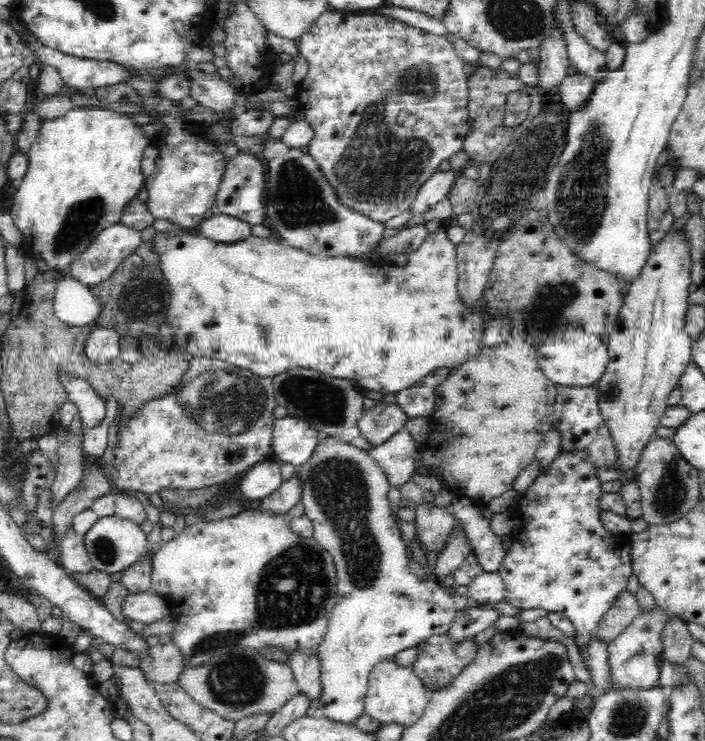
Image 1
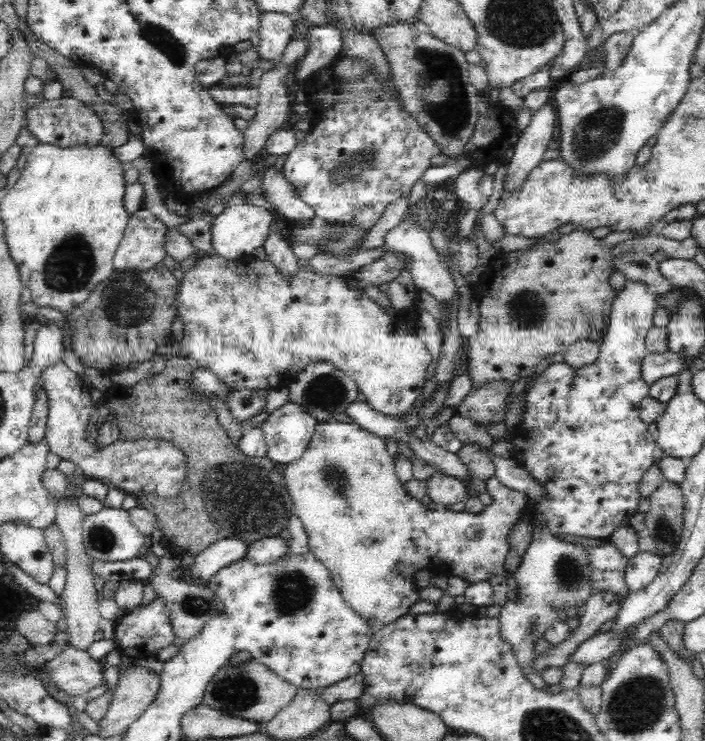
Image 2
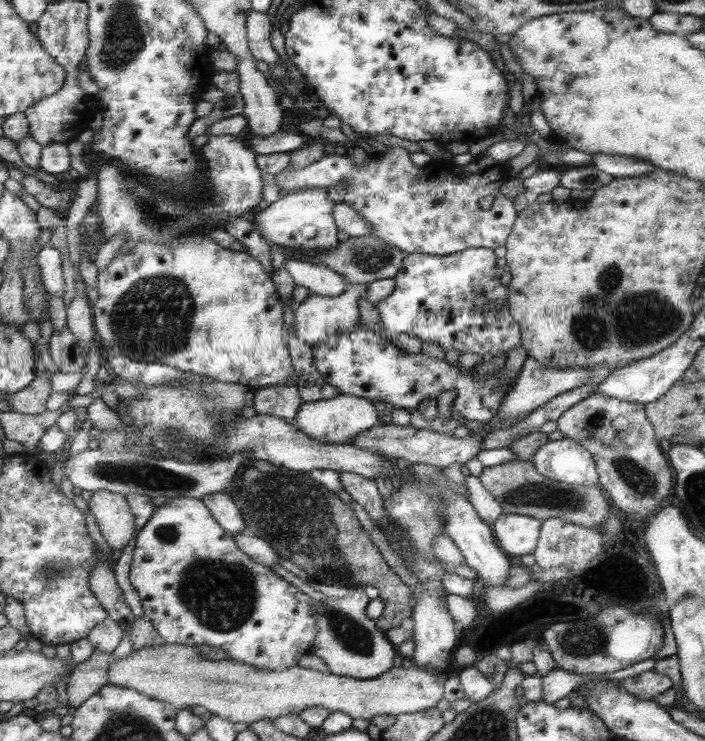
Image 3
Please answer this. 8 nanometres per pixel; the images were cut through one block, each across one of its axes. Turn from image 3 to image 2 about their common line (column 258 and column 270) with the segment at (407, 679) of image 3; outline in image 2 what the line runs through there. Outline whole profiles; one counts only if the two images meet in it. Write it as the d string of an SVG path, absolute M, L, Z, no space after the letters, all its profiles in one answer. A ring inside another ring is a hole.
M252 658L242 665L226 662L208 683L203 703L226 716L267 723L295 697L297 689L291 682L272 672L271 668Z

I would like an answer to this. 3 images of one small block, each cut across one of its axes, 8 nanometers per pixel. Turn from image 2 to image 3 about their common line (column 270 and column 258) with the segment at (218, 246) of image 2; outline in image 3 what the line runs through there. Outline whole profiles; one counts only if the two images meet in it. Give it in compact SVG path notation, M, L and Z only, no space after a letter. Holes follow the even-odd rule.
M322 188L314 189L301 189L287 194L280 194L279 199L273 203L269 203L263 210L259 210L259 213L255 215L255 224L257 226L258 233L265 239L265 242L270 243L271 246L277 245L281 248L300 249L305 248L311 250L311 248L326 248L327 250L334 249L339 241L336 239L336 227L335 217L332 215L334 211L334 202L328 198L328 192Z

